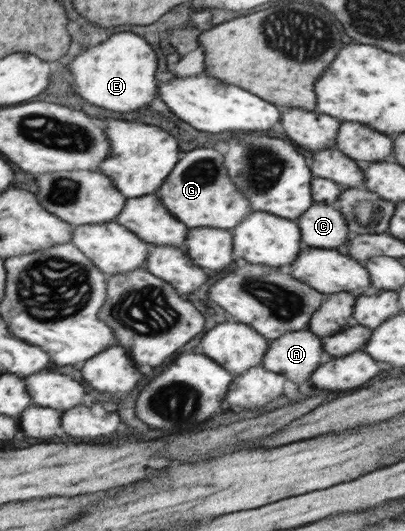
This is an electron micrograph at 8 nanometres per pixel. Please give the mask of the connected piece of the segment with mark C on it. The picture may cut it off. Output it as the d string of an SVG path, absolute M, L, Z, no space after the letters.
M316 203L298 219L303 242L311 247L344 250L352 234L345 216L337 207Z

